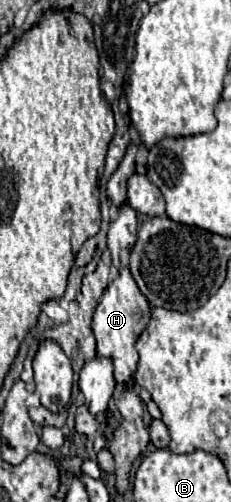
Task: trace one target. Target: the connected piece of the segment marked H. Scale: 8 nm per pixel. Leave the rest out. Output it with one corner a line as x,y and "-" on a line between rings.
128,267
120,269
114,281
104,289
92,321
92,333
98,343
98,355
110,357
114,361
114,377
118,383
132,383
132,375
138,363
138,351
134,345
142,335
144,327
148,325
148,319
150,319
148,299
144,299
144,295
136,287
130,269

